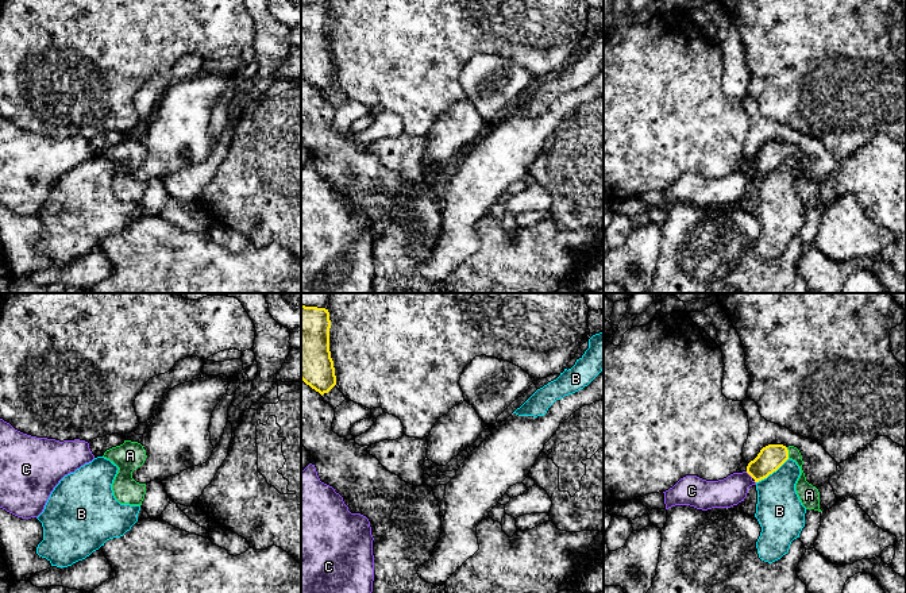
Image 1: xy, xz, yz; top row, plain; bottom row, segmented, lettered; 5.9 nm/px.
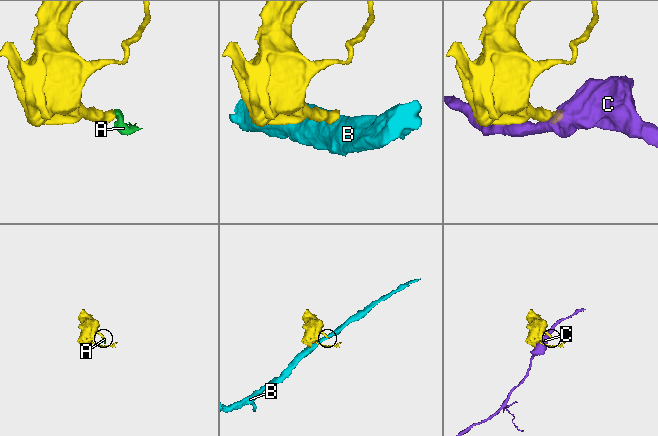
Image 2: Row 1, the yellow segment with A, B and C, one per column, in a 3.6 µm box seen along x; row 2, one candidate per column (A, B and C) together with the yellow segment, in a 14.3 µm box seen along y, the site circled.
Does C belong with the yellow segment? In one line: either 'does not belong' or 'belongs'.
does not belong

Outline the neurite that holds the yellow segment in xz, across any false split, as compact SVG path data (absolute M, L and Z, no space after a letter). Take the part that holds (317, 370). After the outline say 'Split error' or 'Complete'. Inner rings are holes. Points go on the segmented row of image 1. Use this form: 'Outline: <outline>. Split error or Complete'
Outline: M301 304L301 380L321 396L336 385L329 328L328 309Z. Complete

